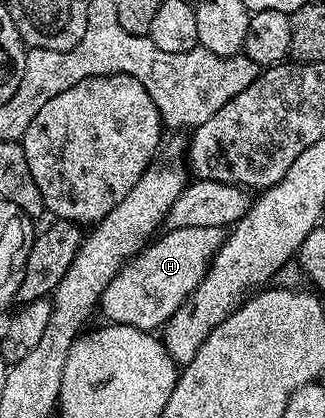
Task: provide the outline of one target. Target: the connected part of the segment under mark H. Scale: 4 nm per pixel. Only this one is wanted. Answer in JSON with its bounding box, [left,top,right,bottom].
[99,227,227,332]

